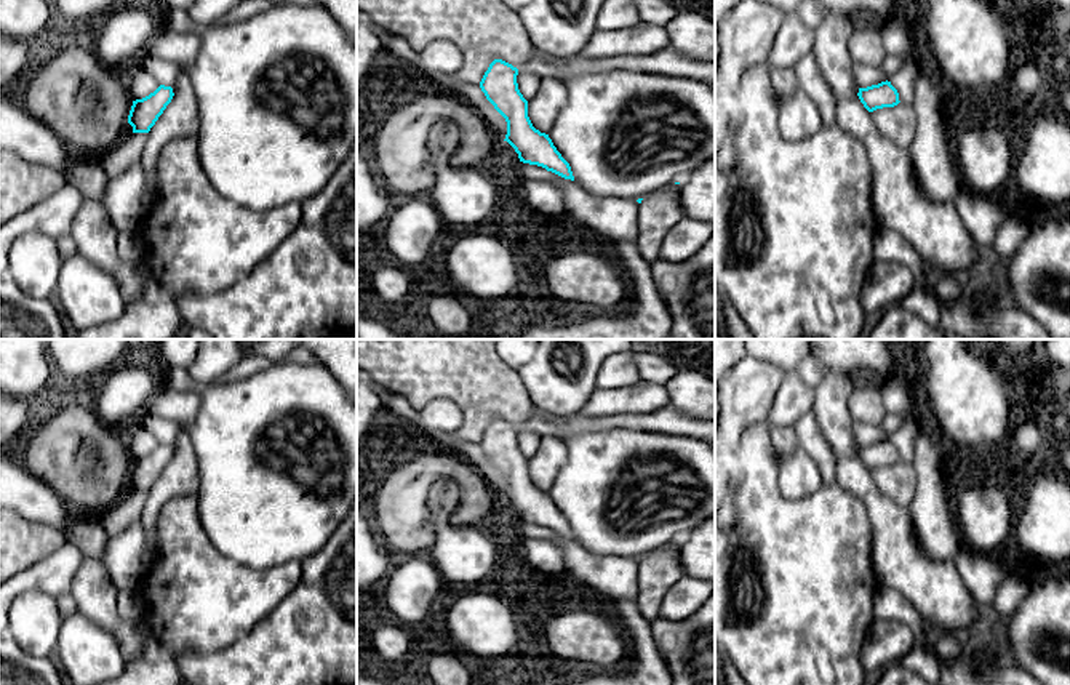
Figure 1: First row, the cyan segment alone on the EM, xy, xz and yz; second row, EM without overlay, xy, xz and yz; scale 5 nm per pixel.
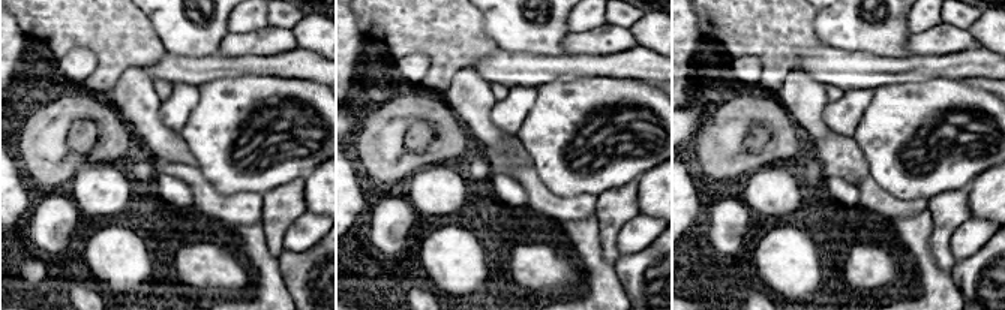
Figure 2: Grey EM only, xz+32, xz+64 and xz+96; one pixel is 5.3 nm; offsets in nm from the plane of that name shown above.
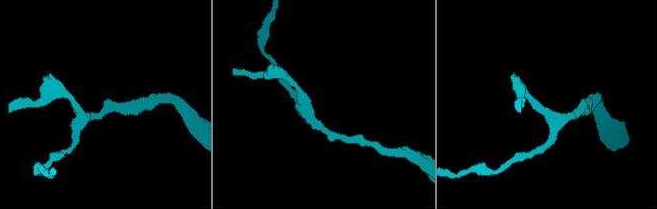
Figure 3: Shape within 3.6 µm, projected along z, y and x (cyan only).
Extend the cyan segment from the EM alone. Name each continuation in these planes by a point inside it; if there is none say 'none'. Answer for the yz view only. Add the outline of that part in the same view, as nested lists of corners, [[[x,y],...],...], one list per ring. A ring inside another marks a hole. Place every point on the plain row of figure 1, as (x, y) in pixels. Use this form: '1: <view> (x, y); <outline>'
none

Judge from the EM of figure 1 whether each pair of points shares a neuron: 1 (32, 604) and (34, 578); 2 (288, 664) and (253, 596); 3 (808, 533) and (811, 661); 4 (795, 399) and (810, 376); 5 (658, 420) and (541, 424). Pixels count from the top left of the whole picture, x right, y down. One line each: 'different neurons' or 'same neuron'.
1: different neurons
2: different neurons
3: same neuron
4: different neurons
5: same neuron

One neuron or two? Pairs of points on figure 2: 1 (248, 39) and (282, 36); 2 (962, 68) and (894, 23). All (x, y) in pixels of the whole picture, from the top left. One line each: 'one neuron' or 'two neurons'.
1: one neuron
2: two neurons

